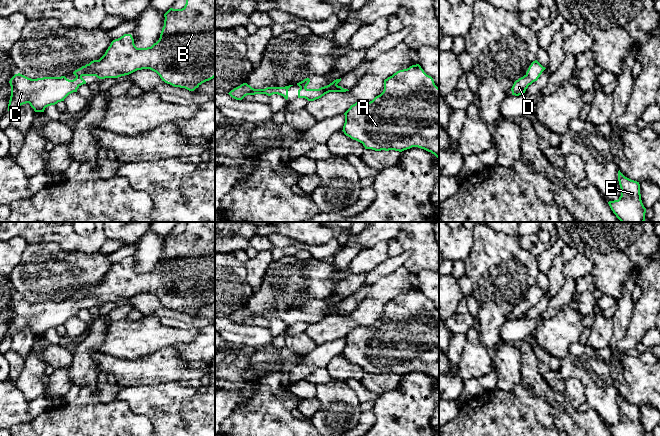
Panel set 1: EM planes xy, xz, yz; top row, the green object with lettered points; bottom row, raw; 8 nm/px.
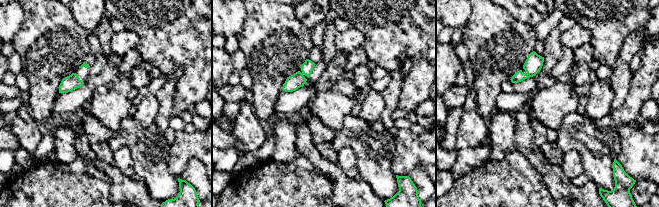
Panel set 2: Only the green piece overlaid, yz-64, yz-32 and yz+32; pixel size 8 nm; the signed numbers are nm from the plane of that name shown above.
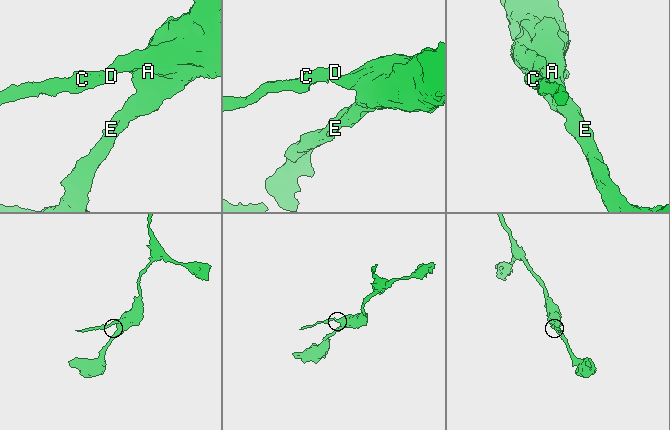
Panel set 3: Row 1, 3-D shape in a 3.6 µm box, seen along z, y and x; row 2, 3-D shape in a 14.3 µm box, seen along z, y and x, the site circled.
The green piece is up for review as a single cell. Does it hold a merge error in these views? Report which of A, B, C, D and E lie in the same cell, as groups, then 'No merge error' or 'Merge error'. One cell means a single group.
Groups: A B C D E. No merge error

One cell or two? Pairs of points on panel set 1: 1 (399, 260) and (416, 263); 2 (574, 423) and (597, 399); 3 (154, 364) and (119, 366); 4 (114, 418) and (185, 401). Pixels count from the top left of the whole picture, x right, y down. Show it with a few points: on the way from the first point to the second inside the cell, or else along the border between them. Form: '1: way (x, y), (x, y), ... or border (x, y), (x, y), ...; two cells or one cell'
1: border (409, 252), (409, 257), (402, 265); two cells
2: border (590, 408), (607, 425); two cells
3: way (145, 366), (128, 366); one cell
4: border (117, 398), (133, 412), (145, 415), (152, 425); two cells

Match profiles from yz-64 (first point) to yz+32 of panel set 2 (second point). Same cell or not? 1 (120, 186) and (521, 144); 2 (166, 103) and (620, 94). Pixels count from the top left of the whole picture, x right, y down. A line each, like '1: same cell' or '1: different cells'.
1: same cell
2: same cell

